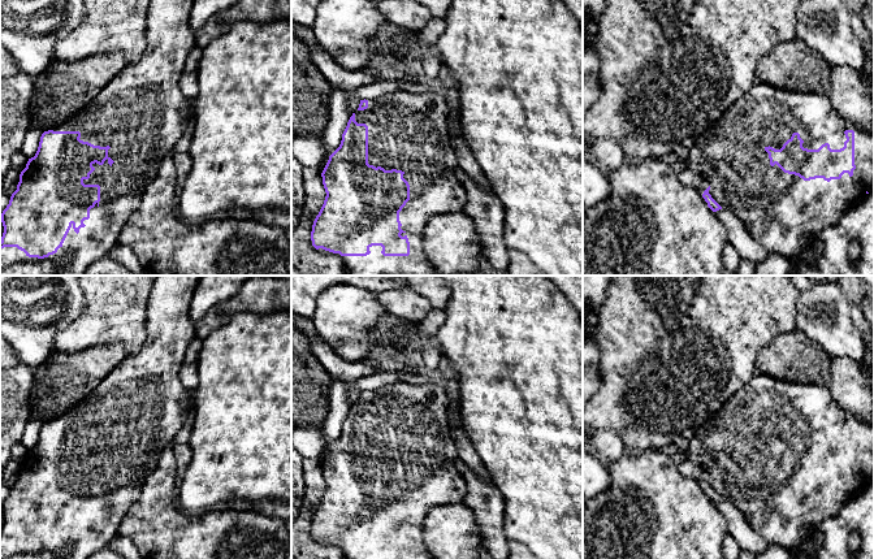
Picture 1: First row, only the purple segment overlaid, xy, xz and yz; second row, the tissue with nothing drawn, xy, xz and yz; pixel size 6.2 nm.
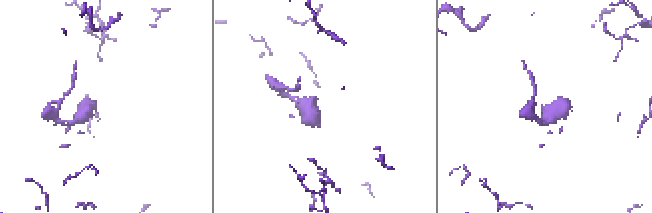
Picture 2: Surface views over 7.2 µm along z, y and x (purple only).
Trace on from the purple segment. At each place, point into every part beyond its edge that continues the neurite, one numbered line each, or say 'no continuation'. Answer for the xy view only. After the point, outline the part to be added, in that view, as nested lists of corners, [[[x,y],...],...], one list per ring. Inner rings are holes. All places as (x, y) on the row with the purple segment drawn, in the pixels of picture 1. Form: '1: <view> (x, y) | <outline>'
1: xy (142, 113) | [[[151,0],[146,18],[146,49],[140,58],[112,78],[99,95],[70,120],[52,129],[53,131],[79,131],[81,140],[94,146],[111,147],[104,164],[92,164],[95,170],[88,179],[83,179],[85,185],[100,186],[100,202],[90,209],[90,218],[83,221],[86,226],[81,228],[77,234],[72,224],[62,246],[56,254],[44,259],[29,257],[17,247],[0,248],[0,269],[14,263],[52,261],[60,265],[59,276],[85,276],[90,265],[108,255],[109,250],[118,243],[126,220],[139,208],[142,196],[157,176],[163,159],[173,151],[192,118],[191,101],[185,98],[179,88],[179,78],[187,55],[196,46],[195,31],[189,23],[192,4],[194,0]]]

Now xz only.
1: xz (409, 131) | [[[402,88],[402,90],[398,90],[394,92],[386,92],[384,95],[376,98],[375,100],[368,100],[367,109],[355,112],[355,121],[358,124],[365,124],[368,126],[368,164],[373,165],[376,168],[381,166],[385,170],[391,170],[391,169],[402,170],[404,173],[403,178],[410,185],[410,200],[406,203],[406,205],[399,212],[399,221],[402,224],[401,229],[403,230],[403,233],[401,235],[402,237],[406,235],[408,238],[410,255],[408,256],[384,256],[381,254],[381,251],[382,251],[381,246],[369,247],[371,254],[367,256],[341,256],[339,254],[337,254],[342,257],[342,261],[346,268],[346,276],[434,276],[436,274],[437,270],[429,261],[428,256],[424,252],[424,247],[423,247],[423,233],[424,233],[425,225],[436,214],[462,211],[466,204],[466,200],[467,200],[466,190],[463,188],[463,186],[460,185],[459,179],[455,176],[455,169],[458,168],[458,159],[457,159],[455,151],[451,146],[451,136],[450,136],[450,130],[449,130],[449,125],[447,125],[447,114],[449,114],[450,107],[451,107],[450,101],[446,98],[446,95],[444,95],[444,94],[440,94],[440,92],[417,94],[417,92],[408,92]]]

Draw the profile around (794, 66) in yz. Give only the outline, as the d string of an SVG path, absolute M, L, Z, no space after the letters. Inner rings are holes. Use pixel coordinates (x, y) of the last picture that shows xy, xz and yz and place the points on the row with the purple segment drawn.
M793 38L760 60L754 83L769 83L786 91L830 95L831 70L832 66L815 51Z

